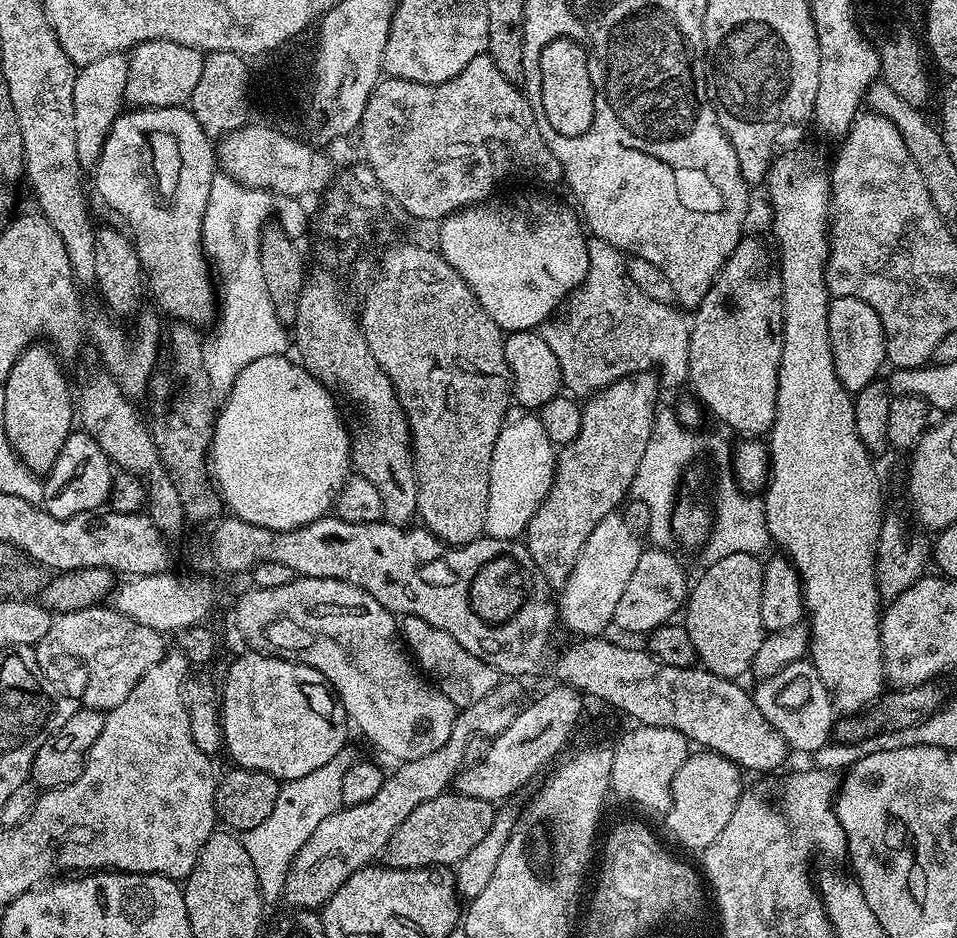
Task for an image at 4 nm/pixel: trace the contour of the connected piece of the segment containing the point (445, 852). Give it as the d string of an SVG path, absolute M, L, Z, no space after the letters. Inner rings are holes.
M446 790L438 798L430 798L430 802L422 802L414 810L410 810L410 818L394 830L390 842L382 853L389 868L438 868L441 866L455 866L459 860L466 858L482 838L486 838L490 826L494 826L497 809L490 802L482 798L470 798L455 790Z

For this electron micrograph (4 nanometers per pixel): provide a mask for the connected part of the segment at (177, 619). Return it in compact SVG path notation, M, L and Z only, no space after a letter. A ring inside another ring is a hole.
M155 572L153 576L133 576L128 585L117 591L115 611L131 620L150 626L161 634L176 634L184 627L203 625L216 604L216 592L204 580L179 580L168 572Z

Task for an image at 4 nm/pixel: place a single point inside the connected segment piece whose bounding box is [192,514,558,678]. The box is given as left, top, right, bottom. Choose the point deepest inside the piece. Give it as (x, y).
(489, 593)

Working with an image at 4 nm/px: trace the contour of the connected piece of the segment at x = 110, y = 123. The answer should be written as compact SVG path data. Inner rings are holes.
M123 52L106 54L98 62L83 65L74 82L74 130L78 142L78 158L81 165L92 166L100 159L102 146L125 107L124 91L128 77L128 59Z

